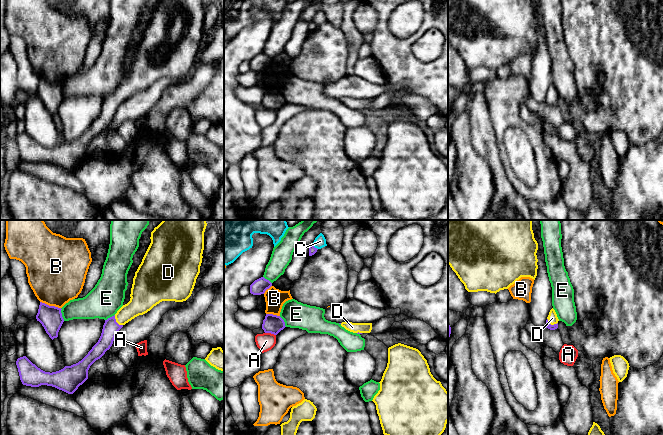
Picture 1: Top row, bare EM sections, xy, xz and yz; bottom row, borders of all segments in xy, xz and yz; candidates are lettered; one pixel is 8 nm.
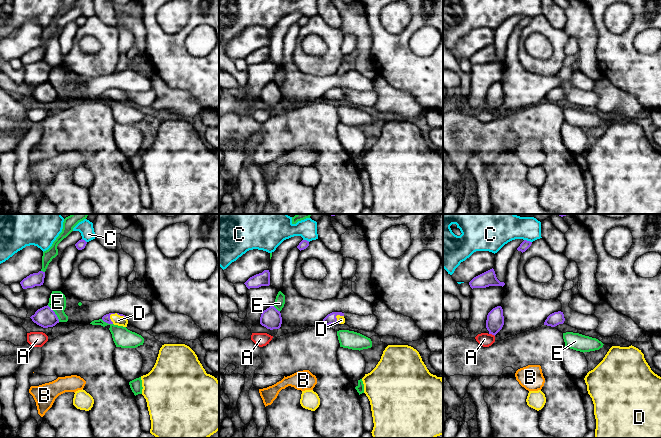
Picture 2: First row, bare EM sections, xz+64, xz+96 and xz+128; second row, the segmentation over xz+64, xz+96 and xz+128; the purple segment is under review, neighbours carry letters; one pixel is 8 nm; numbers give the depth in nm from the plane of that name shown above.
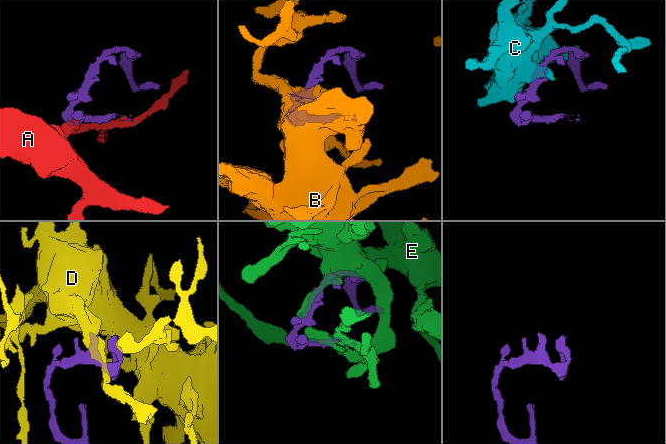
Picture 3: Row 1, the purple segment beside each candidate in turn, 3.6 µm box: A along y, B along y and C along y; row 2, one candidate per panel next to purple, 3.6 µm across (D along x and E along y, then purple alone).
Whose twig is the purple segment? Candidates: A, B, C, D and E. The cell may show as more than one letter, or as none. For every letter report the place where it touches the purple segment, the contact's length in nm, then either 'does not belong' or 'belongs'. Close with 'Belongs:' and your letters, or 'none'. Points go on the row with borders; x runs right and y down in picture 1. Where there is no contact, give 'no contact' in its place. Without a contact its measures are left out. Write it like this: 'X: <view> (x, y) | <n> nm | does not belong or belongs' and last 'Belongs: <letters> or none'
A: xz (270, 332) | 90 nm | does not belong
B: xy (50, 306) | 180 nm | does not belong
C: xz (314, 247) | 60 nm | does not belong
D: yz (550, 324) | 100 nm | belongs
E: xy (61, 314) | 110 nm | does not belong
Belongs: D

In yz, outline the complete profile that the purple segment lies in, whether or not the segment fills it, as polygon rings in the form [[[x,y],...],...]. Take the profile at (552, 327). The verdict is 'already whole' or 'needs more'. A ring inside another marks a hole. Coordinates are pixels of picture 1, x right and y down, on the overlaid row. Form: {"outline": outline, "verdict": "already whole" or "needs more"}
{"outline": [[[552,308],[549,312],[549,315],[547,317],[546,320],[546,328],[550,329],[550,330],[555,330],[558,328],[558,317],[557,314],[555,312],[555,310]]], "verdict": "needs more"}

